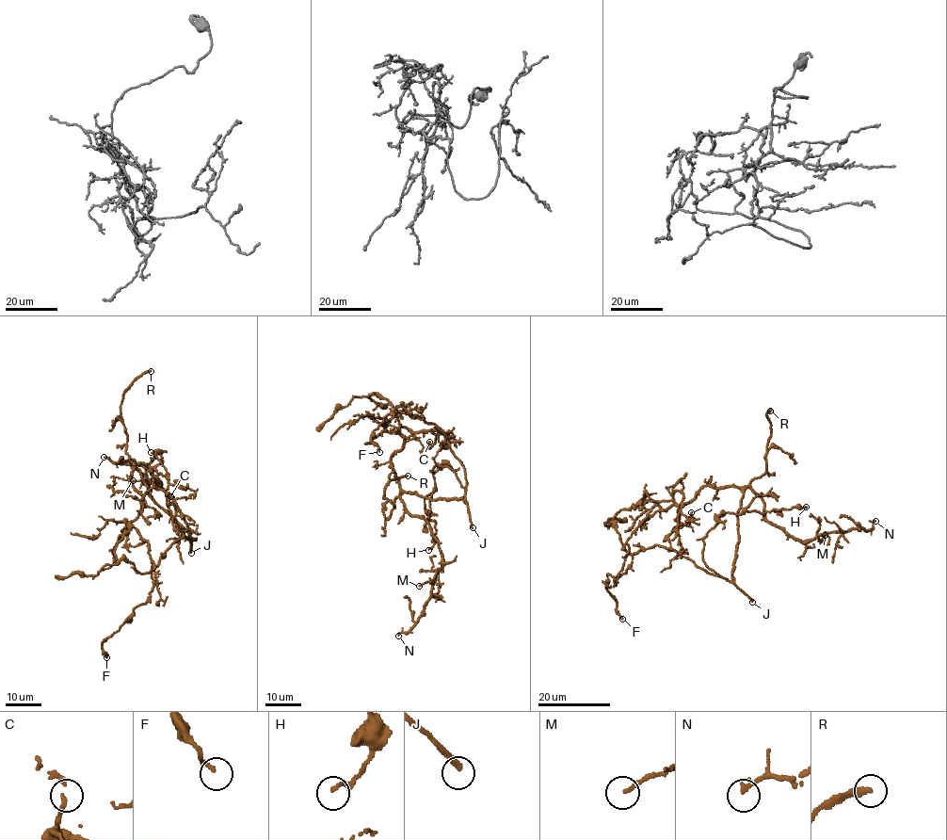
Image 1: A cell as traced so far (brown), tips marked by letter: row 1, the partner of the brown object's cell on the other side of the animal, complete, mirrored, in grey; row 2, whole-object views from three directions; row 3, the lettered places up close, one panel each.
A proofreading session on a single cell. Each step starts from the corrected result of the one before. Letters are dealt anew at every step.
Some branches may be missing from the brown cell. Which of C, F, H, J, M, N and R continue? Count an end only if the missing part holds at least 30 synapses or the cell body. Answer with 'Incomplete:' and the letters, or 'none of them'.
Incomplete: J, R

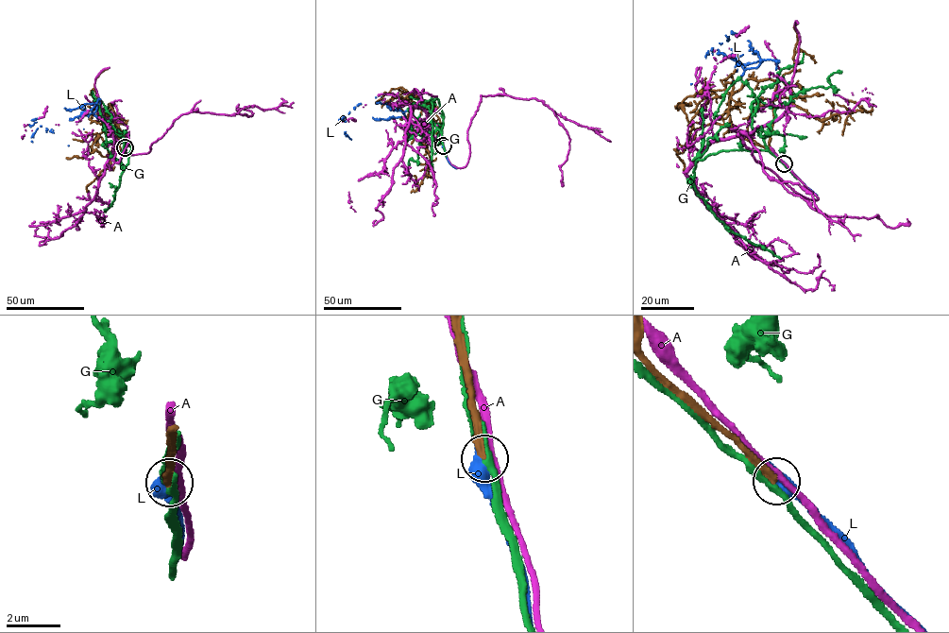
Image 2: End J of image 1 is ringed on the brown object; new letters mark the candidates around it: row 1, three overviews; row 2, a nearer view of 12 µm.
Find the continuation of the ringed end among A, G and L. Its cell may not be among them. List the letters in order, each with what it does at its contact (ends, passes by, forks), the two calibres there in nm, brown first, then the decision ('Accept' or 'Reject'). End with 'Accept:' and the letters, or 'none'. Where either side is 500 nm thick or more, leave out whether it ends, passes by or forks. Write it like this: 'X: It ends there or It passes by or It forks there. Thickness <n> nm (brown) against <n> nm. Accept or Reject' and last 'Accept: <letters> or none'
A: It passes by. Thickness 360 nm (brown) against 240 nm. Reject
G: It passes by. Thickness 360 nm (brown) against 320 nm. Reject
L: It ends there. Thickness 320 nm (brown) against 400 nm. Reject
Accept: none

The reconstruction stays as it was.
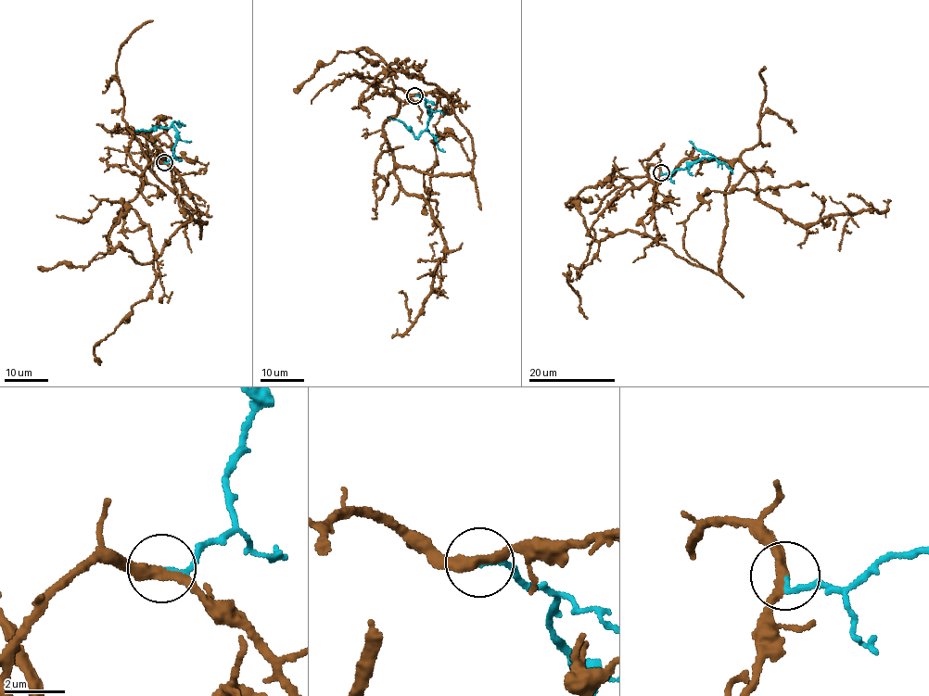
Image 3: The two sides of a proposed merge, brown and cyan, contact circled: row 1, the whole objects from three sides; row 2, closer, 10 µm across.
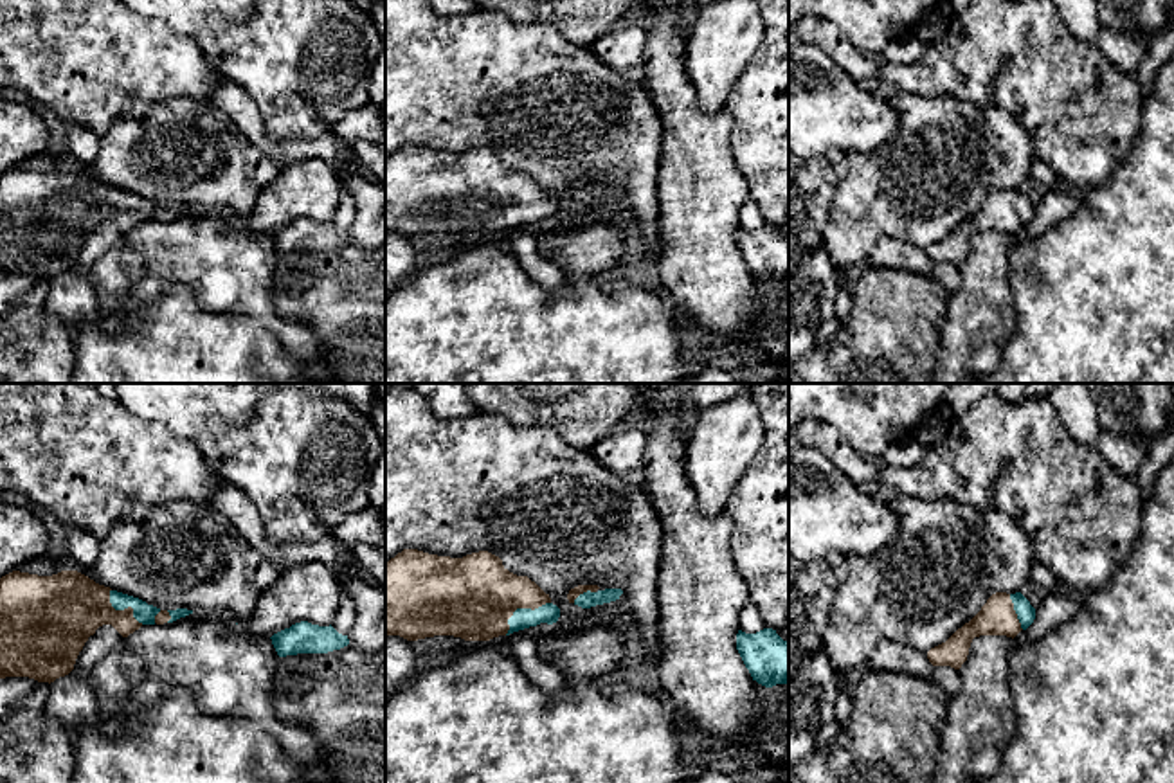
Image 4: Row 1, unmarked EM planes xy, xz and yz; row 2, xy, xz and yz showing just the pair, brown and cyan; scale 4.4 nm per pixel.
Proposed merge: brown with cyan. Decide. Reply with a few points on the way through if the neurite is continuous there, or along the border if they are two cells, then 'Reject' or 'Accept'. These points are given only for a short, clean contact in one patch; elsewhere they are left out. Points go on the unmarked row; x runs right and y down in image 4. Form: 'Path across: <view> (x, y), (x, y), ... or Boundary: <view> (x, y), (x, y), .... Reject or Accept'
Accept

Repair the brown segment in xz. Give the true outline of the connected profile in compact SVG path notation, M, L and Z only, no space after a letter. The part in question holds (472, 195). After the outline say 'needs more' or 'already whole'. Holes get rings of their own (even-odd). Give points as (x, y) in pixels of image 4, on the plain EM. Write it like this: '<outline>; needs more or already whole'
M403 146L385 160L385 234L418 238L454 232L490 238L540 220L553 221L558 214L560 205L551 200L549 191L528 173L510 169L502 157L488 148L450 155Z; needs more

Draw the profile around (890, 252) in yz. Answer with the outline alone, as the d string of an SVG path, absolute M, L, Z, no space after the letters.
M882 236L873 247L866 266L906 270L926 275L942 284L949 293L958 290L962 277L958 266L951 263L933 263L926 248L891 236Z

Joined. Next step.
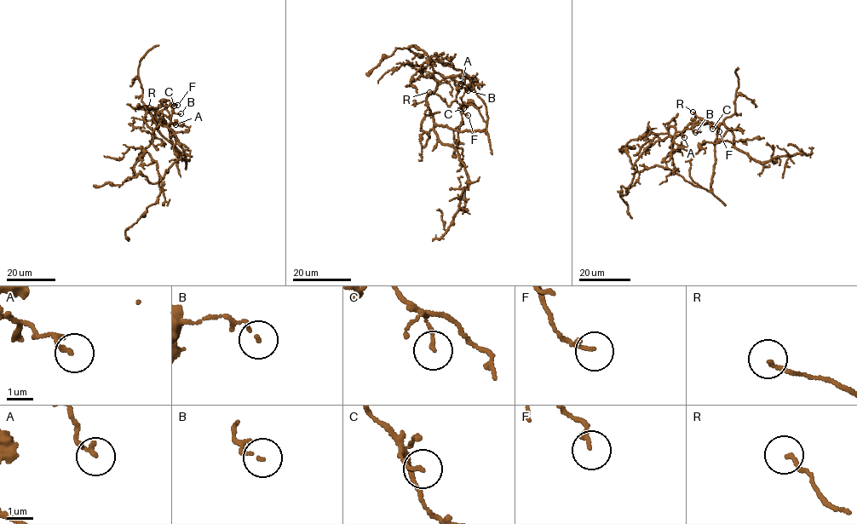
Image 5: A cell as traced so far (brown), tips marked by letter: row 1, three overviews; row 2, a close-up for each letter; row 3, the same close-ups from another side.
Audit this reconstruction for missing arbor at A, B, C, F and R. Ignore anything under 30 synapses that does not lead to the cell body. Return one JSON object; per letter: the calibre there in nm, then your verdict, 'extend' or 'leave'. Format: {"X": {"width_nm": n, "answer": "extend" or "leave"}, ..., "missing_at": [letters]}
{"A": {"width_nm": 120, "answer": "leave"}, "B": {"width_nm": 100, "answer": "leave"}, "C": {"width_nm": 150, "answer": "leave"}, "F": {"width_nm": 160, "answer": "leave"}, "R": {"width_nm": 140, "answer": "leave"}, "missing_at": []}

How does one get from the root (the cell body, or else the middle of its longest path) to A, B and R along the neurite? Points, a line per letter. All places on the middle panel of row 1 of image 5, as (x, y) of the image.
A: (478, 130), (486, 133), (486, 106), (468, 77), (462, 78), (467, 77), (461, 74), (450, 77), (461, 83)
B: (478, 130), (486, 133), (484, 101), (468, 77), (460, 77), (466, 76), (450, 77), (456, 87), (468, 90)
R: (478, 130), (486, 133), (486, 109), (468, 77), (450, 77), (457, 92), (449, 106), (429, 92)

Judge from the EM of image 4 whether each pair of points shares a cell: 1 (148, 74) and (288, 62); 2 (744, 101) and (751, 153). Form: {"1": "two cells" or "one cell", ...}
{"1": "two cells", "2": "one cell"}

